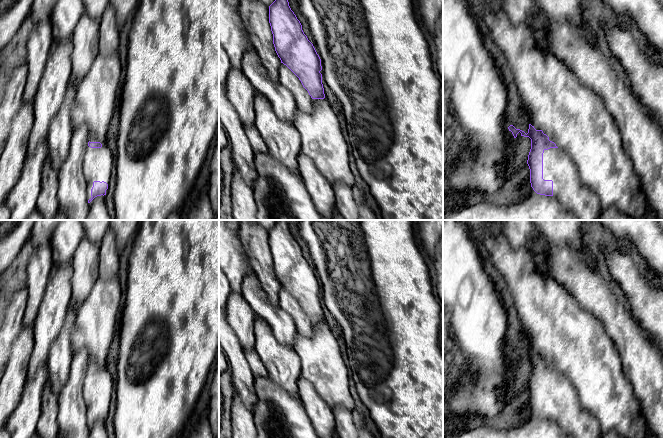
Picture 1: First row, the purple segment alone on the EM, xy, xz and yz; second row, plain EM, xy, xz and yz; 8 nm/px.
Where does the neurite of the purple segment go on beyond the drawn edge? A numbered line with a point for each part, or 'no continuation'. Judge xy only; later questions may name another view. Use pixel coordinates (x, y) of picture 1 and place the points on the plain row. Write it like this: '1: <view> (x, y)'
1: xy (98, 387)

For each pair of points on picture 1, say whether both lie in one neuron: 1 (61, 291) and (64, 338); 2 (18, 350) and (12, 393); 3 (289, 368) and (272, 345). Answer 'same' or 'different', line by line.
1: different
2: same
3: same

